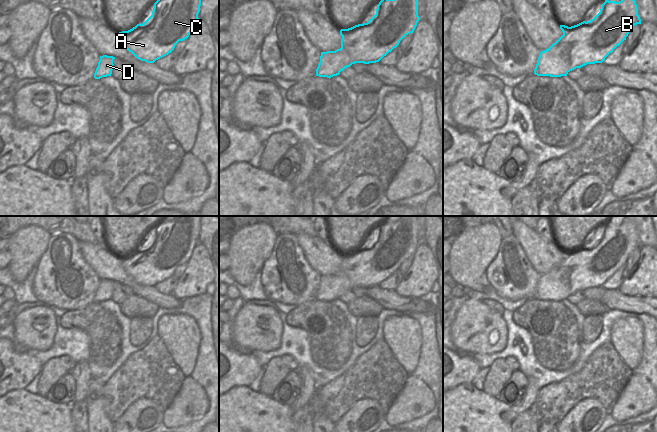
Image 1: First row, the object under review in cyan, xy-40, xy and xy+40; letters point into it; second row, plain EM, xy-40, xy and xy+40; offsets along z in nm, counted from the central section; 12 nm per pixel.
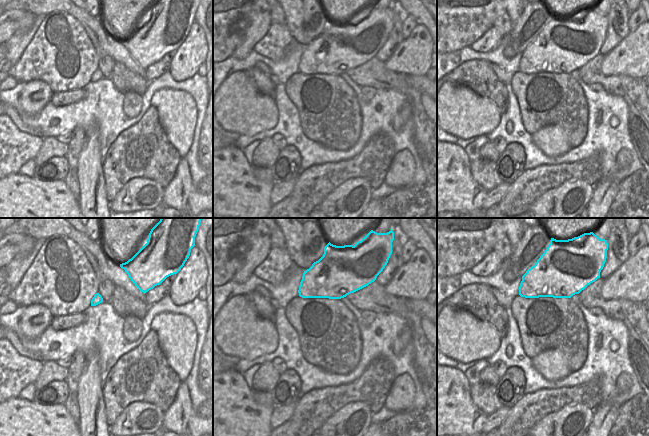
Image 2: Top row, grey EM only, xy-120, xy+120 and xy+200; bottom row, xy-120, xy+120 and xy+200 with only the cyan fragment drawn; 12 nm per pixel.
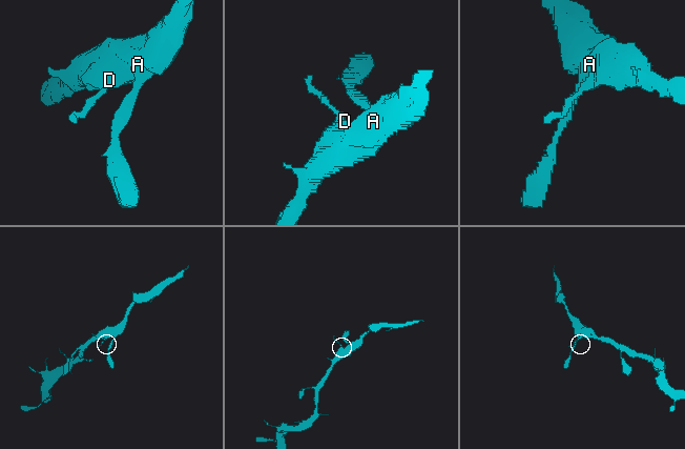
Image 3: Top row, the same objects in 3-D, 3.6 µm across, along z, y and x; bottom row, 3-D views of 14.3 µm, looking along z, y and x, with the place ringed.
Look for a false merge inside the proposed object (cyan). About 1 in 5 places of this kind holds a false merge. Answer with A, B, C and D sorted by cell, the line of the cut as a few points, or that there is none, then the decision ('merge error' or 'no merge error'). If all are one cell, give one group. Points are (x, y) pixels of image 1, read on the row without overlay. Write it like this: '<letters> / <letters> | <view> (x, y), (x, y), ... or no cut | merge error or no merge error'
A B C D | no cut | no merge error

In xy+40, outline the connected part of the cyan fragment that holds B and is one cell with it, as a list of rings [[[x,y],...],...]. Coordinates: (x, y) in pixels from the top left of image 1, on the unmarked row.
[[[625,219],[621,225],[609,225],[601,229],[600,236],[590,245],[583,245],[568,251],[560,249],[563,259],[548,273],[541,275],[537,284],[534,298],[537,300],[561,301],[587,288],[602,287],[605,282],[619,270],[632,252],[641,248],[636,225]]]

